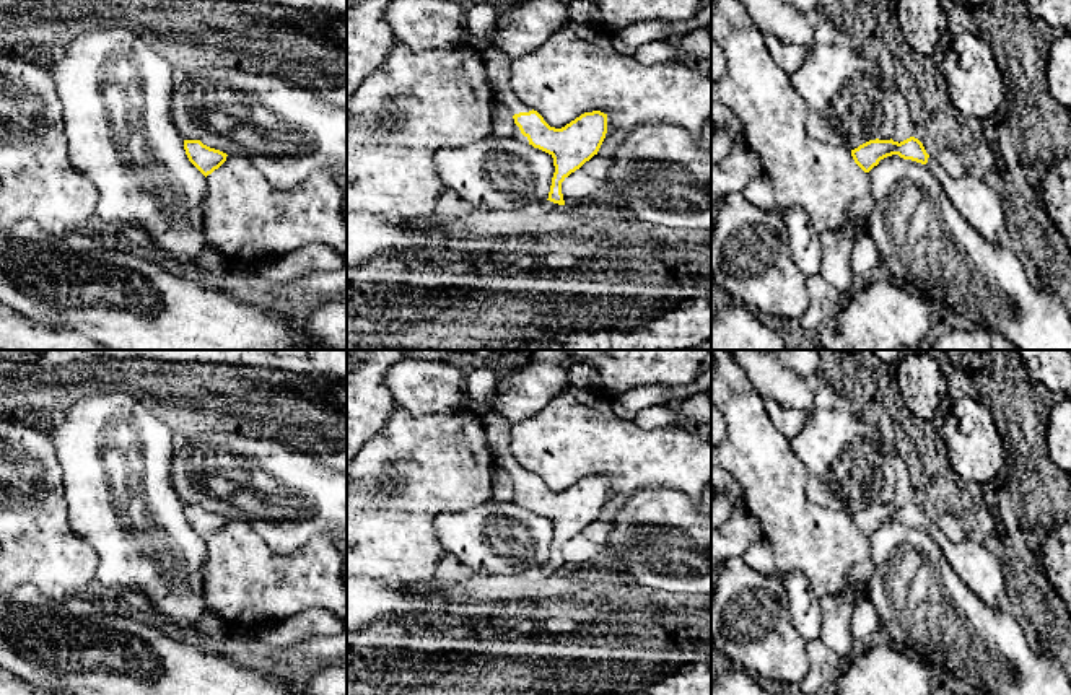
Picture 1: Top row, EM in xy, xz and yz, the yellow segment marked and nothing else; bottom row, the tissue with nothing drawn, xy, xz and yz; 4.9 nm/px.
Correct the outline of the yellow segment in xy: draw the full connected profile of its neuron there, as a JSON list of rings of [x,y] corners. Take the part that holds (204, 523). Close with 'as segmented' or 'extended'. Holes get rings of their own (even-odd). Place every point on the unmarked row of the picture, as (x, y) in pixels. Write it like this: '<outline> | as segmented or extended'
[[[184,505],[189,526],[207,542],[226,526],[226,518],[203,509],[200,505]]] | as segmented

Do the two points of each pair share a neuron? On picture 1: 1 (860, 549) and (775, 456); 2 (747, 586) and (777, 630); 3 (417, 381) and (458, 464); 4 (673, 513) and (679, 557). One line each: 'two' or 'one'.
1: one
2: one
3: two
4: one

